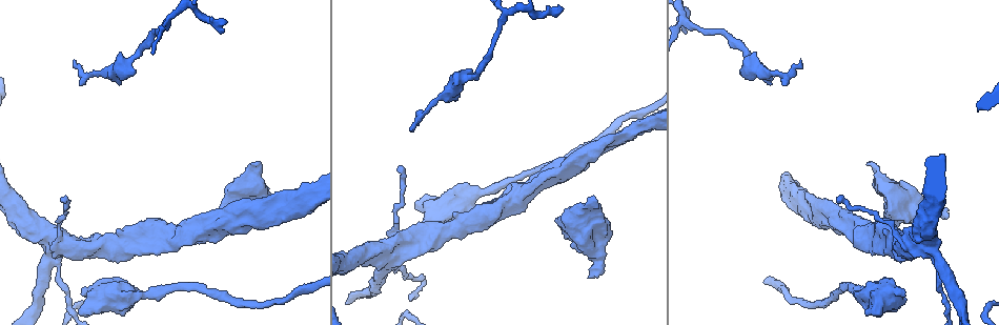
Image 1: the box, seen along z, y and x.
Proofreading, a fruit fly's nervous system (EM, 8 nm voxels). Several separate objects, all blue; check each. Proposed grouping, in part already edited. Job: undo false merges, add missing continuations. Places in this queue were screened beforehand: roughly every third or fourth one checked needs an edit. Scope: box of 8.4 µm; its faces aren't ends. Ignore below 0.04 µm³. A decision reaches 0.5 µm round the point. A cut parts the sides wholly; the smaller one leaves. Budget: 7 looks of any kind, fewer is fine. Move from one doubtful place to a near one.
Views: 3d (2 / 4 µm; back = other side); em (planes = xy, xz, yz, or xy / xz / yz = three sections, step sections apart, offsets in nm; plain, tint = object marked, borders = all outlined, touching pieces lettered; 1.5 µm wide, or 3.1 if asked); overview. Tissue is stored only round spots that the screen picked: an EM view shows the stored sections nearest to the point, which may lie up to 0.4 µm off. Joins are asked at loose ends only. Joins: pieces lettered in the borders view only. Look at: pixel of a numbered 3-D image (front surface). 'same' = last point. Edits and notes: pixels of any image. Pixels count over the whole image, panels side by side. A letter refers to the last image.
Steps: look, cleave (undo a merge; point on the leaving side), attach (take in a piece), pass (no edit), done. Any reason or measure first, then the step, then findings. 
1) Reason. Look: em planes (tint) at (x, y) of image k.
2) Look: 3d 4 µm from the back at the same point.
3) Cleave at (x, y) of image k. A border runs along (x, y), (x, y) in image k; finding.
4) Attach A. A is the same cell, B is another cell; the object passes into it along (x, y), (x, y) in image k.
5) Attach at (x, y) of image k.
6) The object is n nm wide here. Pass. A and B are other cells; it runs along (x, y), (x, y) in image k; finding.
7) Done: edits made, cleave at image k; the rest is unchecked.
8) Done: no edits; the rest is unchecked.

An open end. Look: 3d 4 µm at (74, 61) of image 1.

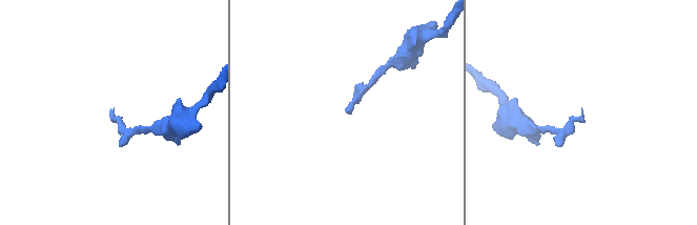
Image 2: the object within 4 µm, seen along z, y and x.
Shape alone is not enough. Look: em planes (tint) at (351, 113) of image 2.

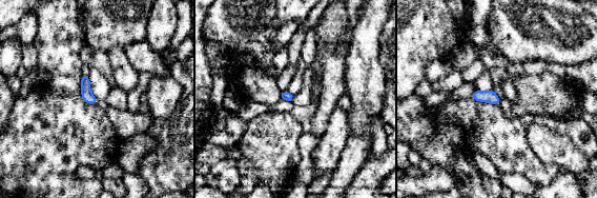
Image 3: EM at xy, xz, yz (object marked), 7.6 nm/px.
Look: em planes (borders) at the same point.

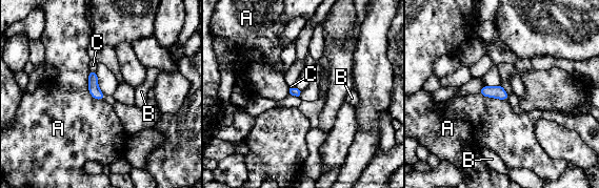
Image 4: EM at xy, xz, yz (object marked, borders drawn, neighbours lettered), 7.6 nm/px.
Attach C. C is the same cell, A and B are other cells; the neuron continues.

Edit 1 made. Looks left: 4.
Look: overview.

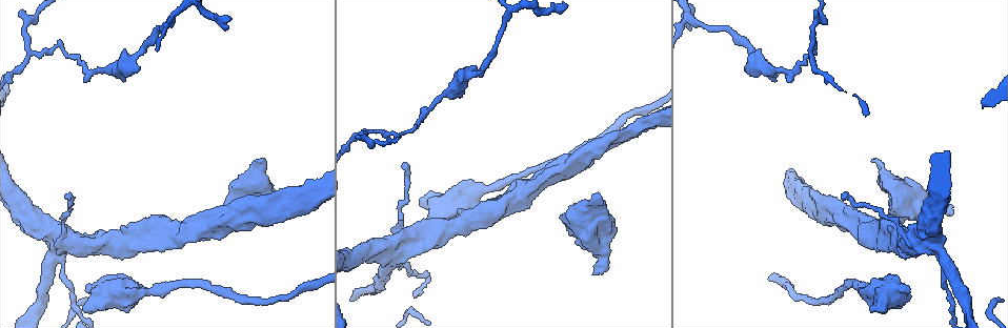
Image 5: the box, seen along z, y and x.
Branch stops here. Look: 3d 4 µm from the back at (228, 28) of image 5.

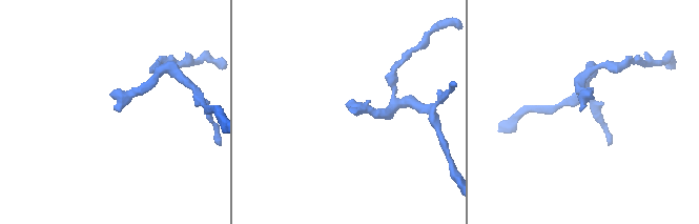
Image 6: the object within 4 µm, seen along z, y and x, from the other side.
Look: em planes (borders) at (118, 110) of image 6.

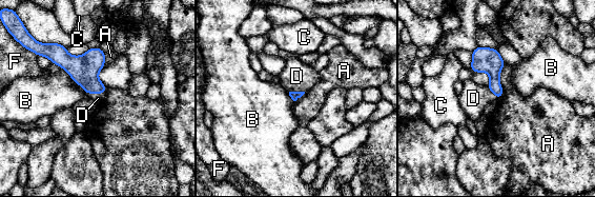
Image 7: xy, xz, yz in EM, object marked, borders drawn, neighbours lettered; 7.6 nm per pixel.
Attach D. D is the same cell, A, B, C and F are other cells; the object passes into it along (84, 70), (96, 93), (98, 98) in image 7; it goes on there.

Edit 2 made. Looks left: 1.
Done: edits made, attach at image 4, attach at image 7; the rest is unchecked.

